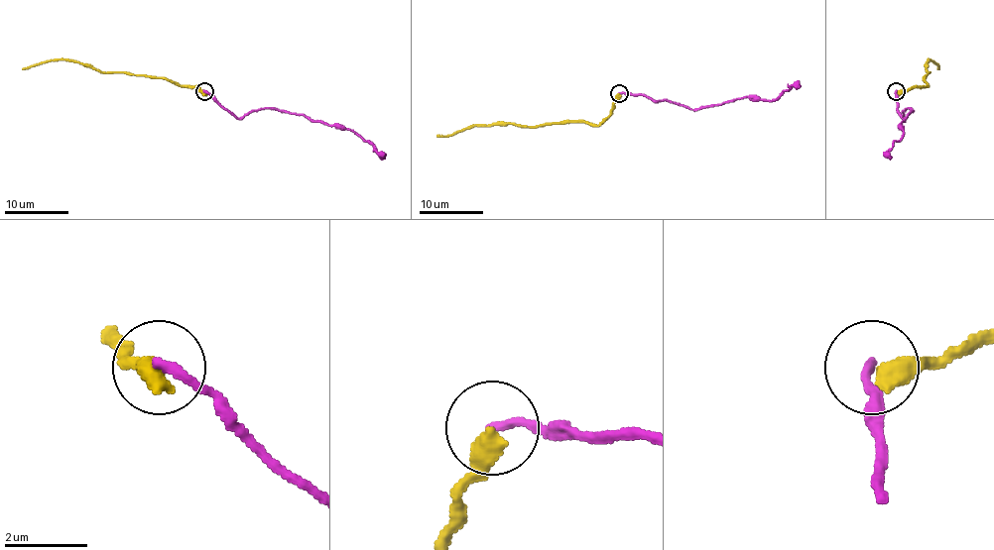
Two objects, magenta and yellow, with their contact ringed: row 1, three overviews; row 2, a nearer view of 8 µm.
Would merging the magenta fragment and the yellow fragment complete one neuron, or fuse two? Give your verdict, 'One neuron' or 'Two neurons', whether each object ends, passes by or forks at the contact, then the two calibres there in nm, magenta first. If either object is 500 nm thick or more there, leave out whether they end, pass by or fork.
Two neurons. Thickness 220 nm (magenta) against 550 nm

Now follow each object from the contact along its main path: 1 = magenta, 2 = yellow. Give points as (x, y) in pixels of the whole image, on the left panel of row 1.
1: (204, 92), (238, 117), (265, 108), (343, 125), (360, 135), (384, 159)
2: (204, 92), (162, 77), (102, 72), (67, 60), (40, 61), (23, 69)

